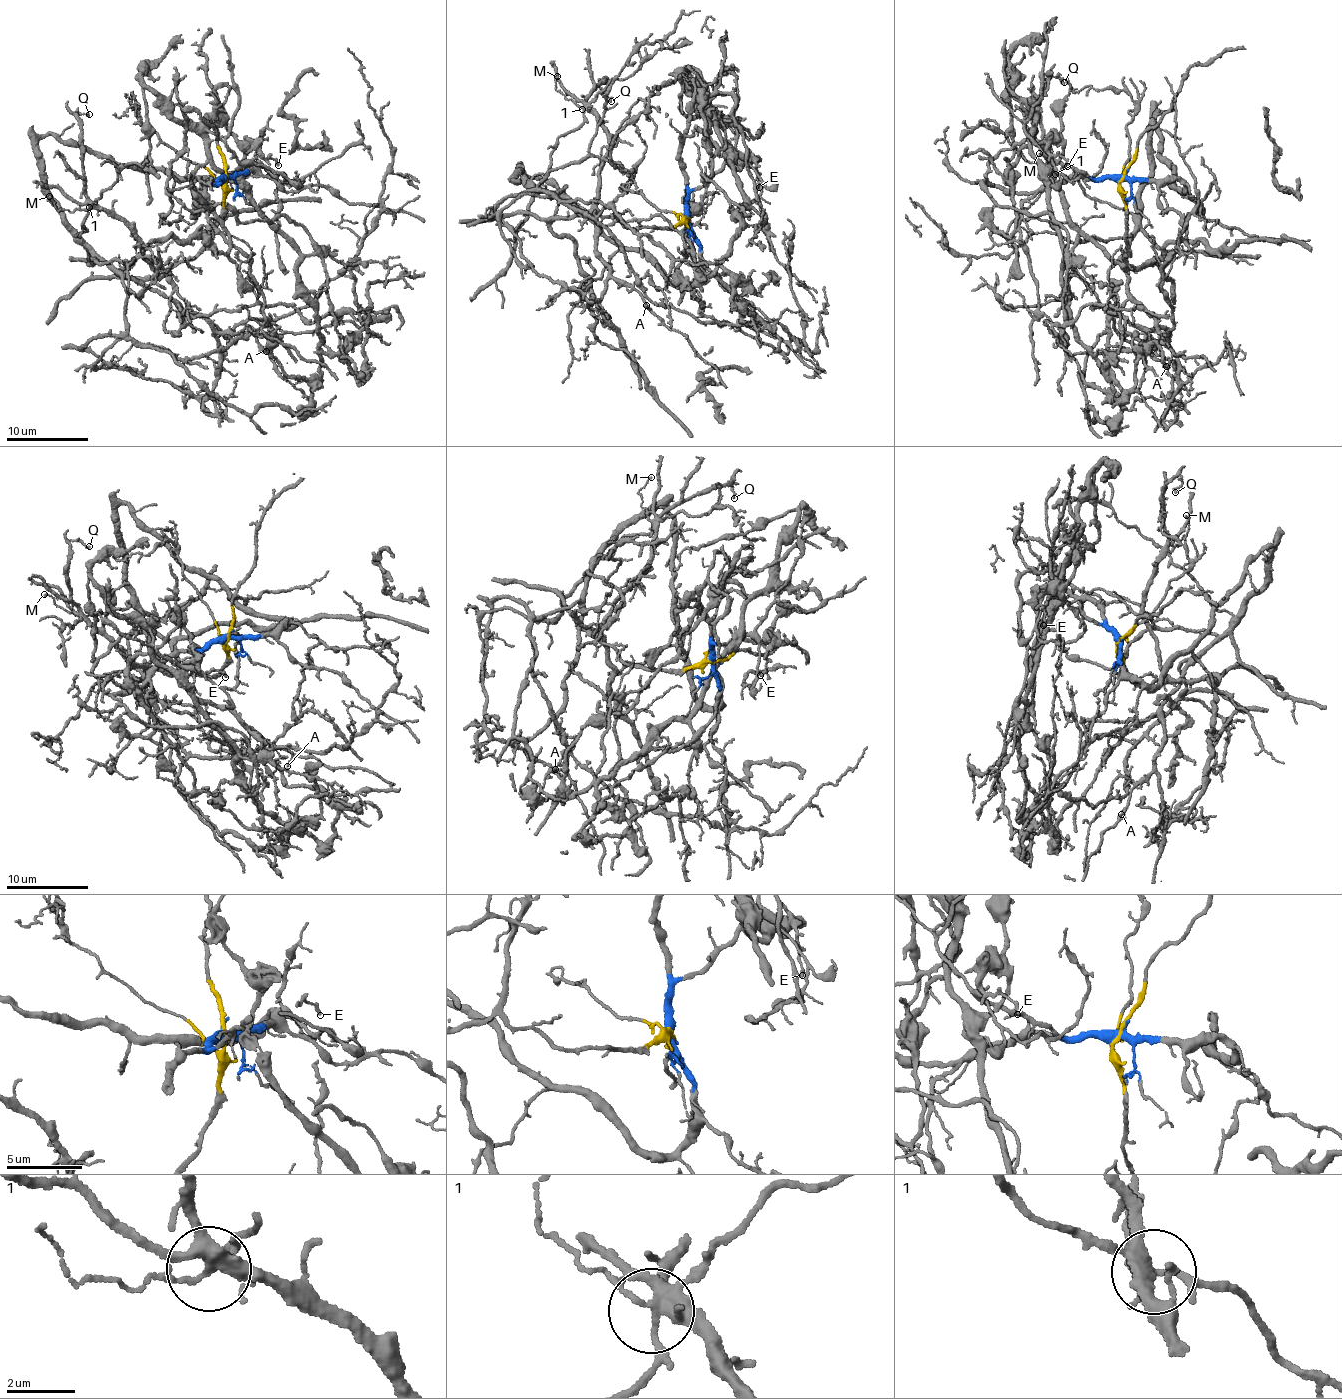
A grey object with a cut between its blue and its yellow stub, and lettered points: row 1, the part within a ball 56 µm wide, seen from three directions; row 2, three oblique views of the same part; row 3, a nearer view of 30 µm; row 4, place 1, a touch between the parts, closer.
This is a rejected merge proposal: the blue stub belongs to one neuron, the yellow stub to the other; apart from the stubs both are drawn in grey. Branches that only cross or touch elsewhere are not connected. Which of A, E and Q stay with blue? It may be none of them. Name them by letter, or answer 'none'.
A, E

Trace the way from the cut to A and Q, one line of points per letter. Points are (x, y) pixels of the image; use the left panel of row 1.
A: (225, 175), (253, 169), (193, 179), (37, 144), (41, 190), (83, 242), (218, 332), (255, 331), (265, 351)
Q: (225, 175), (214, 237), (156, 274), (139, 237), (86, 196), (80, 127), (71, 112), (89, 115)

